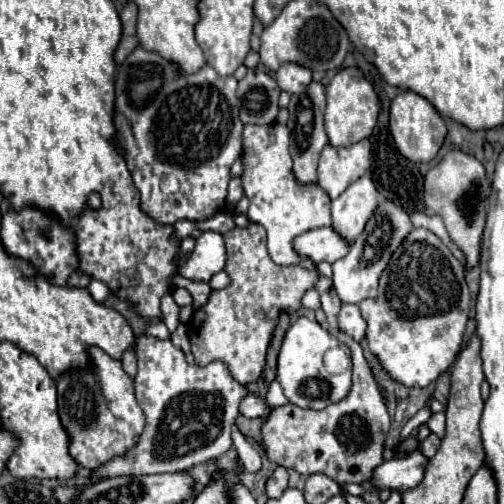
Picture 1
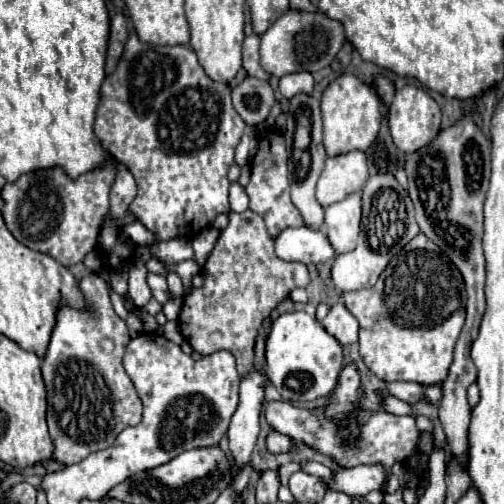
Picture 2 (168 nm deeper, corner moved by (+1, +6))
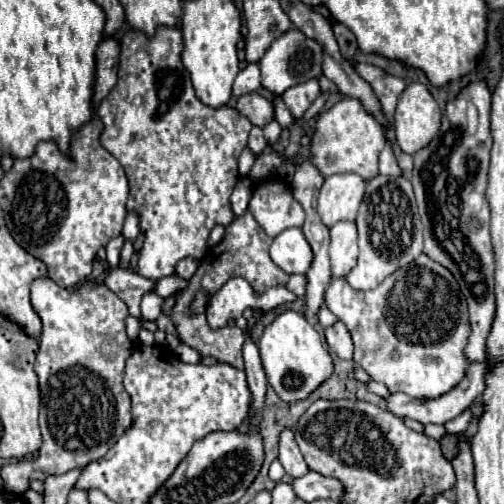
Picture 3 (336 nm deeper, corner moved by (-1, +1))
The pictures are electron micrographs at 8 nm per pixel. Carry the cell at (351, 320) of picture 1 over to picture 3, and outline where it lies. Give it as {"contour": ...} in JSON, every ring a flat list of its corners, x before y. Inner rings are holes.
{"contour":[[337,320,333,326,325,328,325,338,327,338,329,350,333,354,337,354,339,358,345,358,345,360,353,358,353,338,341,320]]}

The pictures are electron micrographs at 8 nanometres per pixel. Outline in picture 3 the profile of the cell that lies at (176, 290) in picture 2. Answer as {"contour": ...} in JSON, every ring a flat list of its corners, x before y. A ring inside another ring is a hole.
{"contour":[[155,292,145,294,143,300,141,300,141,314,143,314,143,318,155,320,163,312,163,304,165,304,165,298,161,298,159,294,155,294]]}

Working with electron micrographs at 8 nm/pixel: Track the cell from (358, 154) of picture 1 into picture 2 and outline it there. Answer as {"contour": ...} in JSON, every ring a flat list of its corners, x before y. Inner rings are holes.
{"contour":[[351,151,337,157,327,157,325,169,317,183,317,201,329,207,345,197,359,193,367,181,367,159,361,151]]}

